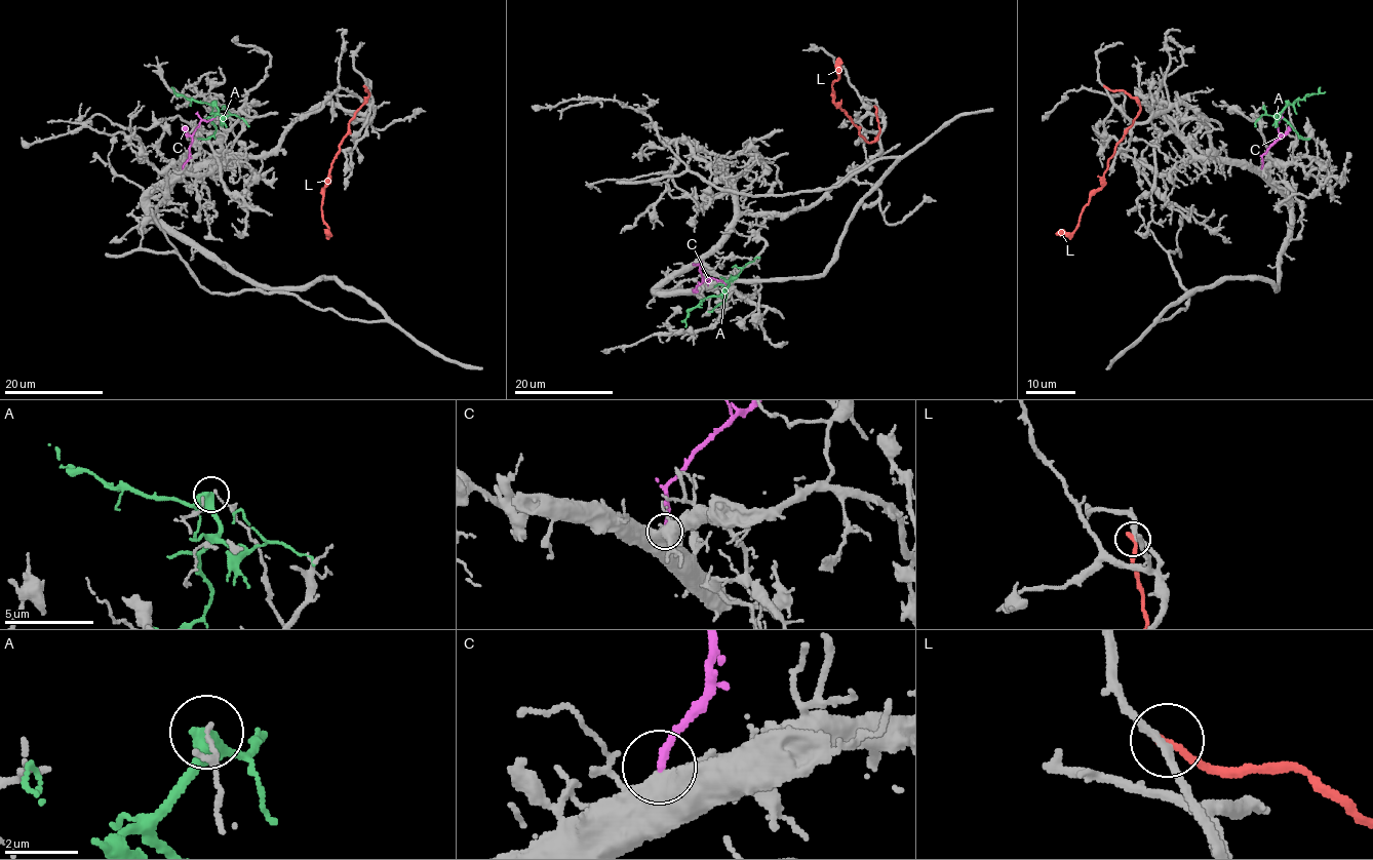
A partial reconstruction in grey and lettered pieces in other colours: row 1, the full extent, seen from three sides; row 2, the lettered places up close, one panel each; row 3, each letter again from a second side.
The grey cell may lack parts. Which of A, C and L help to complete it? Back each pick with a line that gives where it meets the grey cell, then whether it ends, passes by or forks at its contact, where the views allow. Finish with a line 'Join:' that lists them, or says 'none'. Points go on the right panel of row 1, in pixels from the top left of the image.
Join: none

